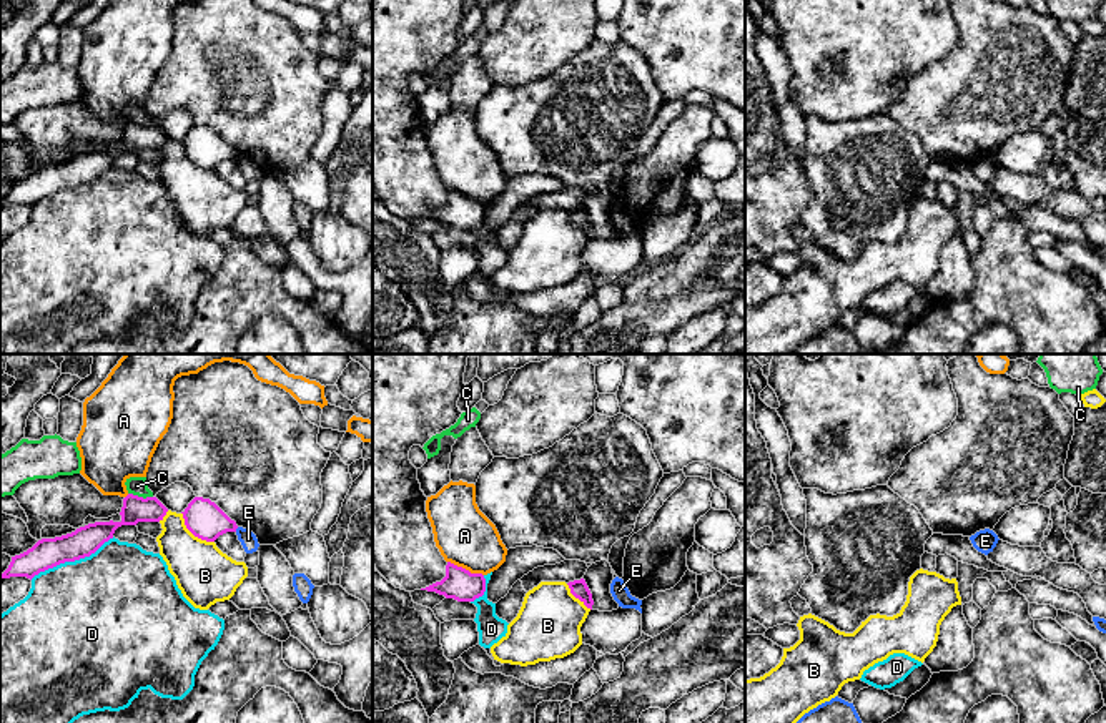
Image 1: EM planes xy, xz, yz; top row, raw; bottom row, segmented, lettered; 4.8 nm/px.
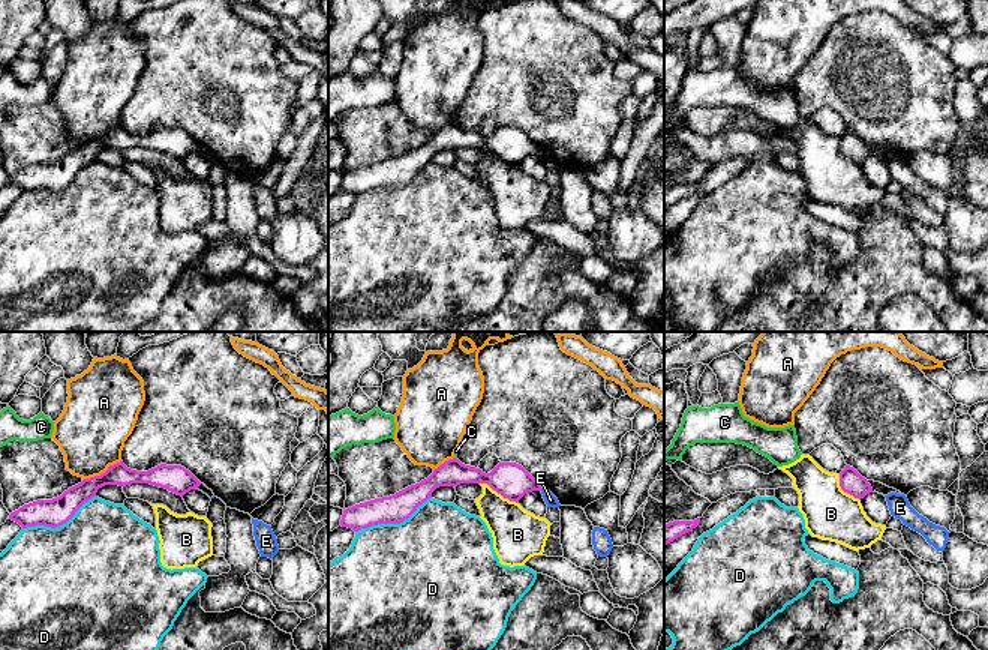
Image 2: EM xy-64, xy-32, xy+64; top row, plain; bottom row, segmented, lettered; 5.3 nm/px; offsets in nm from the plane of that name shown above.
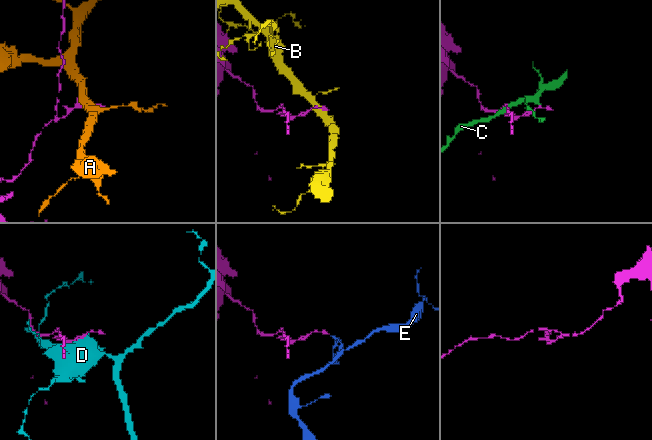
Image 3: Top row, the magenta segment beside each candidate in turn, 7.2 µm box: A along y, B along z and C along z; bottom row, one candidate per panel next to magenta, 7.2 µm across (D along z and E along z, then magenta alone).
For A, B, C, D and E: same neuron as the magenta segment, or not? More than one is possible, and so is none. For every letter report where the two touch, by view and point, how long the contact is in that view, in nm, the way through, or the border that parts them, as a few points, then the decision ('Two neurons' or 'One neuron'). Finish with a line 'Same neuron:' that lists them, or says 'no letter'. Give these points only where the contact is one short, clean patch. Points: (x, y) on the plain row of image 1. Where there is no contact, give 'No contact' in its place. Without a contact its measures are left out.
A: Touches magenta at xz (464, 196). Shared border 190 nm. Two neurons
B: Touches magenta at xy (193, 162). Shared border 220 nm. Boundary: xy (182, 140), (183, 152), (195, 163), (213, 170). Two neurons
C: Touches magenta at xy (140, 125). Shared border 120 nm. Two neurons
D: Touches magenta at xy (72, 188). Shared border 460 nm. Two neurons
E: Touches magenta at xy (236, 155). Shared border 30 nm. Boundary: xy (238, 155), (235, 158). Two neurons
Same neuron: no letter

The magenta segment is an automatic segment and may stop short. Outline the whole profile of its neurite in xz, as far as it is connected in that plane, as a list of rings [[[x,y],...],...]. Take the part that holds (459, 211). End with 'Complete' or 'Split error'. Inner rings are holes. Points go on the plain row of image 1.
[[[447,189],[446,204],[421,218],[436,219],[457,229],[474,229],[484,223],[486,206],[482,201],[471,201],[469,198]]]. Complete

